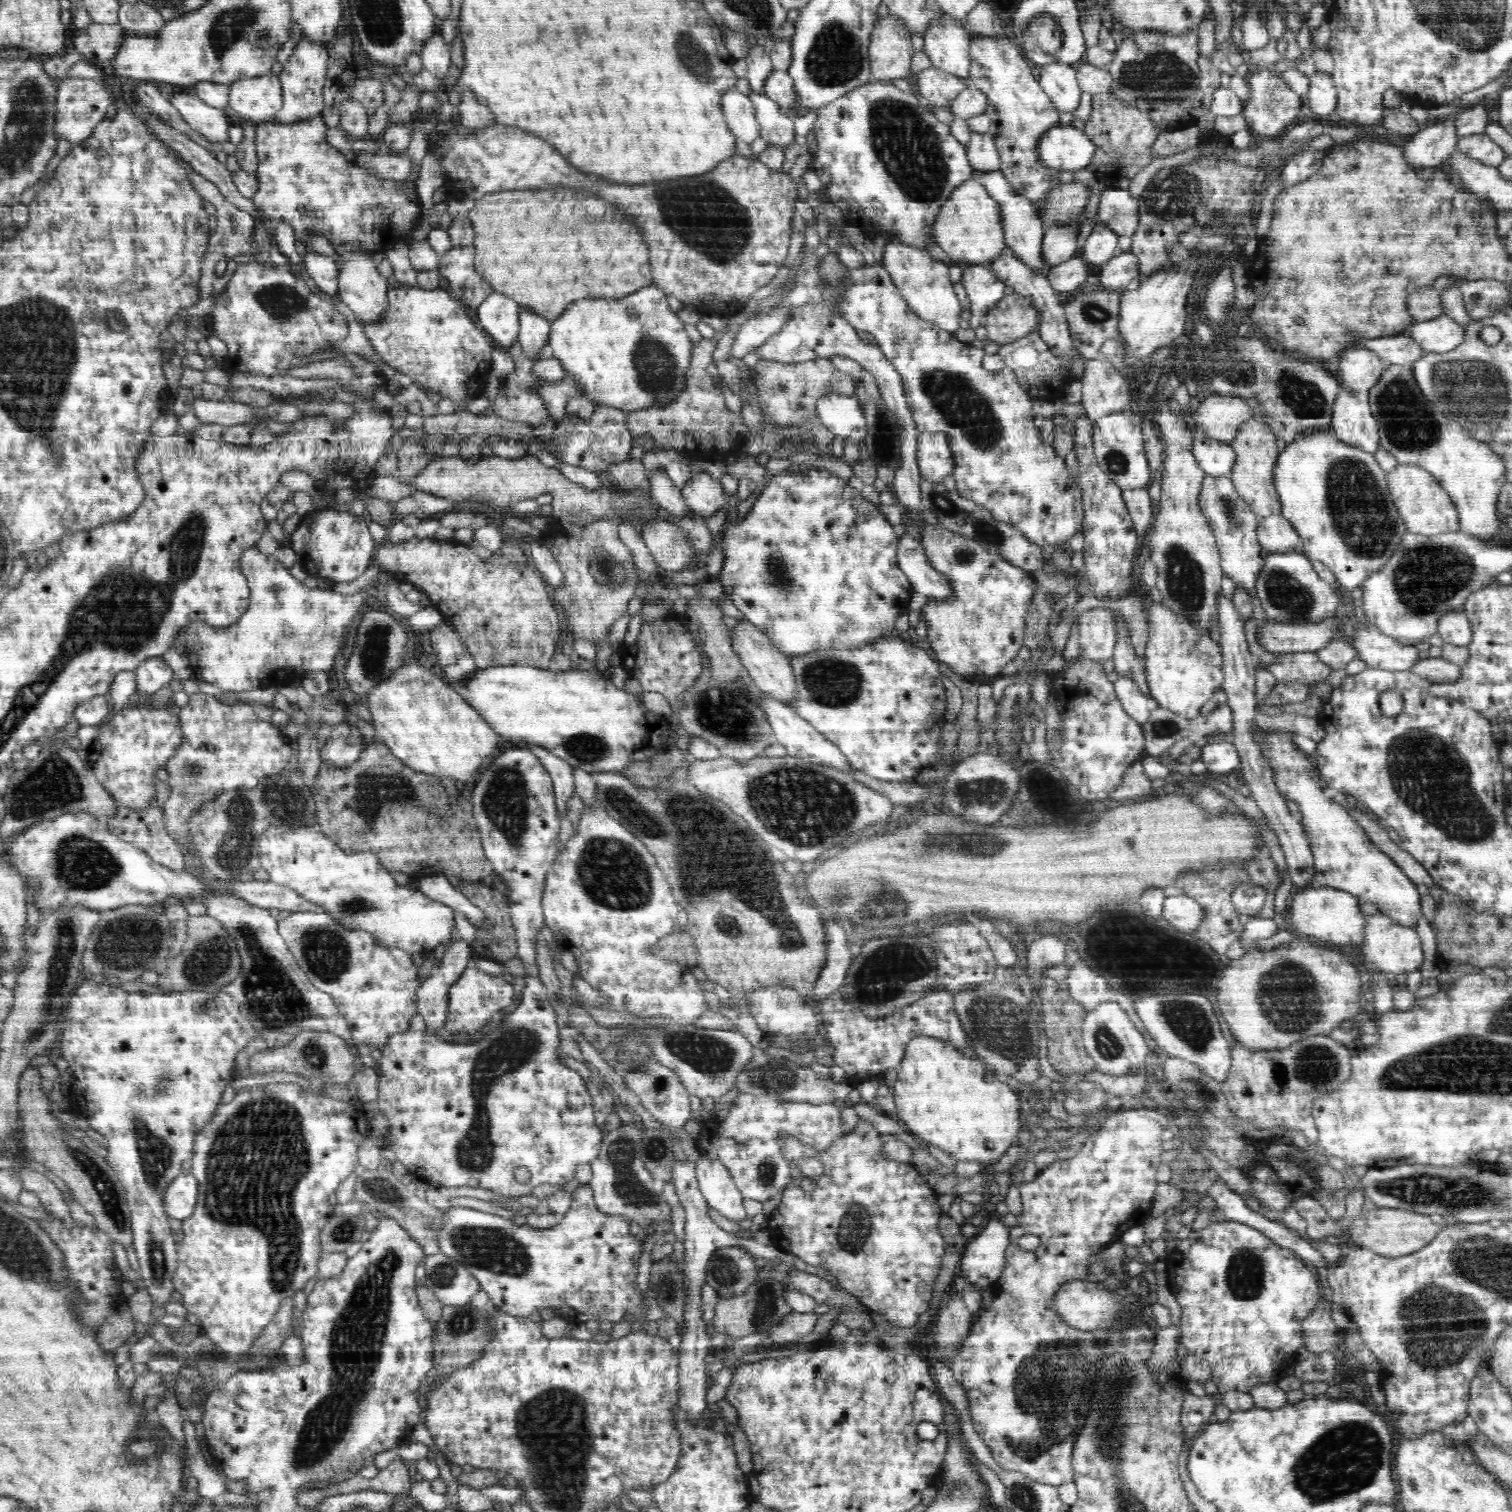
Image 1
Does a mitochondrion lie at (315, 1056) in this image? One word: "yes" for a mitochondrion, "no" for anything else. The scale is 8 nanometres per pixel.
yes

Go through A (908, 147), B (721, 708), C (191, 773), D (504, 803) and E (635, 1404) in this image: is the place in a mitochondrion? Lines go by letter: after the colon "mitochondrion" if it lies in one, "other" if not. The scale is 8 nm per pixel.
A: mitochondrion
B: mitochondrion
C: mitochondrion
D: mitochondrion
E: other

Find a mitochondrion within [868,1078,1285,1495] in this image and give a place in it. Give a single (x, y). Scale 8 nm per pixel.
(1052, 1389)

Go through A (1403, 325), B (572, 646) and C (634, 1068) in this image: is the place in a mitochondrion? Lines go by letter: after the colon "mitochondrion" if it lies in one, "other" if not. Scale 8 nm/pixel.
A: other
B: other
C: mitochondrion

